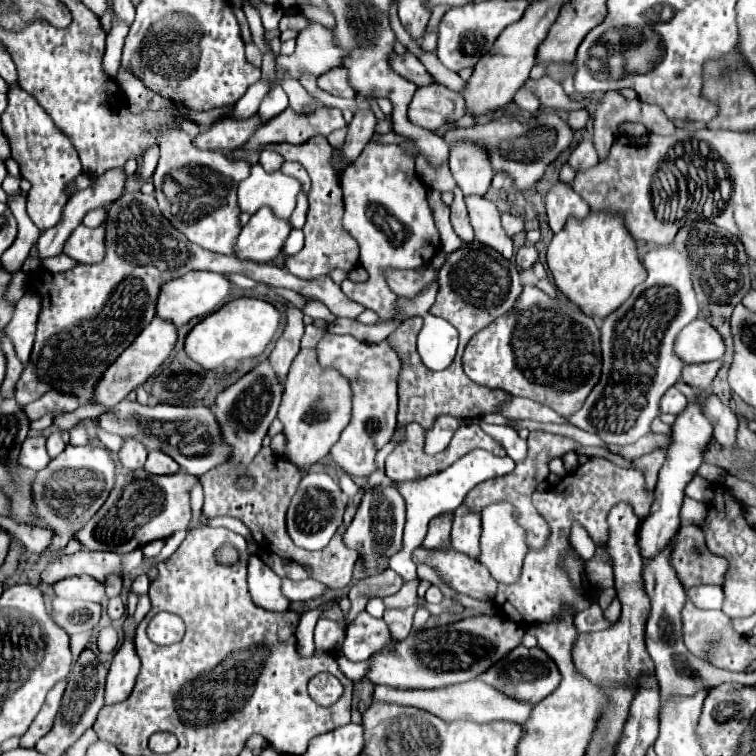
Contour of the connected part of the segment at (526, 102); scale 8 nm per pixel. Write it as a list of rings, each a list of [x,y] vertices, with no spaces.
[[[519,89],[519,93],[515,95],[515,99],[513,99],[515,103],[517,103],[517,107],[519,109],[523,109],[523,111],[529,111],[529,113],[535,113],[535,111],[539,111],[539,99],[535,97],[535,95],[531,95],[527,89]]]

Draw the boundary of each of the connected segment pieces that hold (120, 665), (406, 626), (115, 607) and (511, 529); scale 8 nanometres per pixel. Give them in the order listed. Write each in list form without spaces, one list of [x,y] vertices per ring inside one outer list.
[[[125,641],[109,667],[107,685],[105,685],[105,705],[115,705],[125,699],[125,687],[135,687],[135,679],[139,673],[139,657],[135,653],[135,645]]]
[[[417,606],[407,607],[407,609],[385,609],[385,623],[391,631],[391,637],[395,639],[405,639],[411,633],[411,623],[413,623],[413,613]]]
[[[113,597],[113,599],[109,599],[109,603],[107,603],[107,615],[109,615],[109,619],[121,619],[123,615],[125,615],[125,603],[121,601],[121,597]]]
[[[501,501],[493,503],[483,509],[483,533],[481,533],[481,557],[479,561],[489,569],[489,573],[499,581],[499,583],[515,583],[521,575],[521,565],[523,559],[529,551],[527,539],[525,539],[525,529],[517,523],[517,515],[513,511],[513,503]]]

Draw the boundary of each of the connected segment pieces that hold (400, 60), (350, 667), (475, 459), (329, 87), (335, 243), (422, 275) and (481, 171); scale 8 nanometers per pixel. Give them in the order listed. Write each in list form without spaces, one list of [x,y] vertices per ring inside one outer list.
[[[395,51],[389,53],[389,65],[405,79],[413,81],[415,85],[429,85],[433,83],[433,77],[427,73],[423,63],[417,59],[415,53],[407,51],[403,55],[397,55]]]
[[[339,655],[339,657],[337,657],[337,661],[339,661],[339,669],[341,669],[341,671],[351,679],[351,681],[363,679],[363,677],[369,673],[369,667],[371,667],[371,663],[369,663],[369,661],[351,663],[351,661],[347,661],[343,655]]]
[[[473,451],[471,455],[465,455],[463,459],[459,459],[457,463],[453,463],[447,471],[443,473],[437,473],[437,475],[431,475],[429,479],[421,479],[421,481],[413,481],[413,483],[397,483],[405,503],[407,503],[407,523],[405,523],[405,537],[403,537],[403,549],[393,555],[389,559],[389,567],[401,575],[401,579],[407,583],[407,581],[415,581],[417,579],[417,567],[415,563],[411,561],[411,551],[423,543],[425,535],[427,535],[427,523],[439,515],[439,513],[445,513],[445,511],[455,511],[465,495],[477,485],[477,483],[483,483],[485,479],[491,479],[491,477],[499,477],[499,475],[505,475],[509,471],[513,471],[515,463],[511,457],[497,457],[489,451]]]
[[[335,67],[331,71],[327,71],[325,75],[321,75],[317,79],[317,85],[335,95],[335,97],[345,97],[345,99],[355,99],[355,91],[349,83],[349,75],[345,75],[345,69],[343,67]]]
[[[315,137],[303,145],[281,143],[281,145],[271,145],[271,147],[275,151],[279,151],[285,161],[301,163],[311,177],[311,191],[307,195],[309,211],[307,211],[307,223],[303,227],[305,247],[297,255],[287,257],[287,261],[285,261],[287,269],[301,279],[327,277],[327,275],[331,275],[333,269],[341,269],[341,271],[355,269],[359,263],[359,247],[349,235],[345,235],[345,231],[341,231],[343,195],[341,195],[341,187],[339,187],[339,177],[331,165],[333,147],[329,145],[329,141],[323,137]]]
[[[423,265],[421,269],[413,271],[389,271],[387,275],[387,283],[393,293],[405,299],[415,299],[437,279],[437,271],[431,265]]]
[[[457,143],[451,147],[449,169],[463,195],[483,197],[493,179],[487,153],[473,143]]]

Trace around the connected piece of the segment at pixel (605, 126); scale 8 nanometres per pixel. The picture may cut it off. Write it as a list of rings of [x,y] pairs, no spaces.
[[[605,91],[597,103],[595,103],[595,111],[591,113],[591,121],[593,121],[593,143],[595,143],[595,149],[599,153],[599,159],[605,159],[605,155],[609,153],[609,147],[613,145],[615,141],[615,133],[619,131],[619,125],[621,123],[627,123],[627,121],[639,121],[643,123],[651,133],[655,135],[673,135],[673,131],[677,131],[677,127],[663,115],[663,111],[655,105],[647,105],[639,99],[625,99],[619,91]]]

